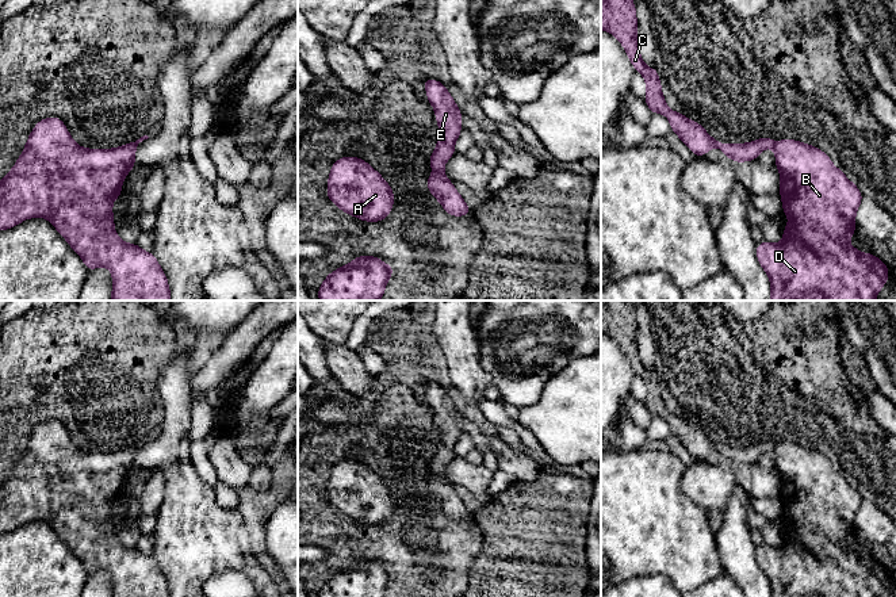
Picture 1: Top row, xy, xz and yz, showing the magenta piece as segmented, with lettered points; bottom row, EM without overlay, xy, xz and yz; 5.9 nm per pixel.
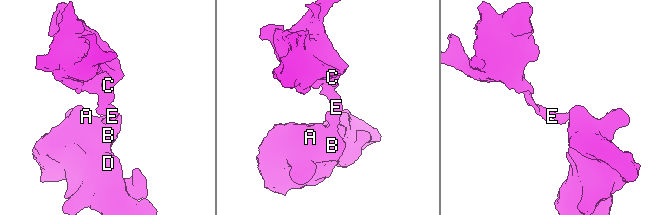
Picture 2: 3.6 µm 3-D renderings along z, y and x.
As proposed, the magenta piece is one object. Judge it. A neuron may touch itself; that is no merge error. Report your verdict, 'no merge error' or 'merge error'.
merge error

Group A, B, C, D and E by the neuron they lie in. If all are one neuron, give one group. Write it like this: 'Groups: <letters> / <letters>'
Groups: A B D / C E

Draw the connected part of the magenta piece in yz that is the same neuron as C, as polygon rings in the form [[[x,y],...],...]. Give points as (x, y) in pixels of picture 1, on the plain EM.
[[[601,301],[601,333],[609,334],[621,345],[635,374],[644,380],[647,387],[644,405],[651,417],[666,418],[671,433],[697,460],[704,460],[709,452],[720,451],[723,458],[732,464],[750,466],[758,462],[763,452],[774,449],[774,443],[767,440],[748,447],[719,445],[698,425],[693,425],[667,410],[656,372],[646,370],[639,355],[637,322],[632,301]]]

